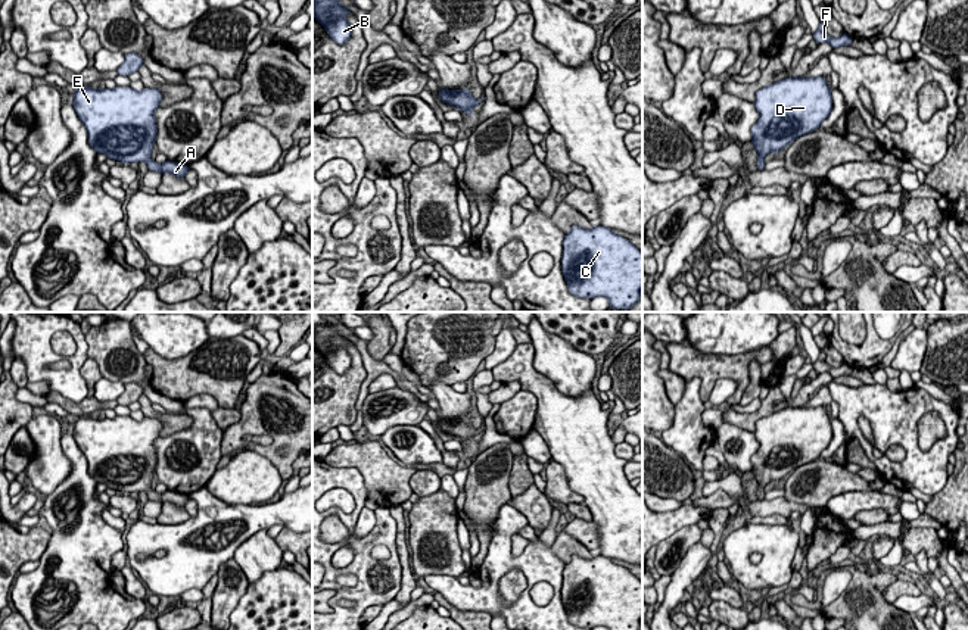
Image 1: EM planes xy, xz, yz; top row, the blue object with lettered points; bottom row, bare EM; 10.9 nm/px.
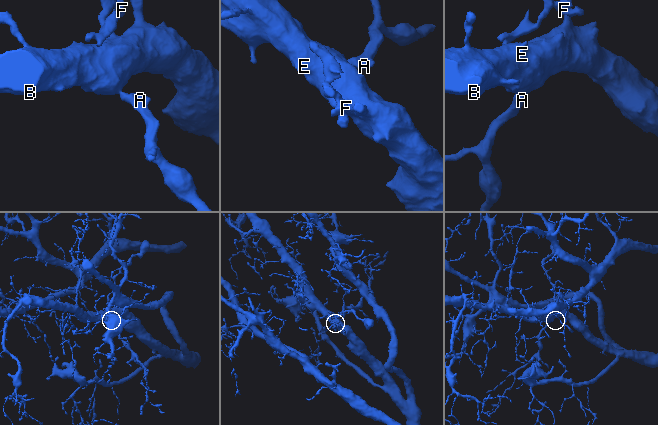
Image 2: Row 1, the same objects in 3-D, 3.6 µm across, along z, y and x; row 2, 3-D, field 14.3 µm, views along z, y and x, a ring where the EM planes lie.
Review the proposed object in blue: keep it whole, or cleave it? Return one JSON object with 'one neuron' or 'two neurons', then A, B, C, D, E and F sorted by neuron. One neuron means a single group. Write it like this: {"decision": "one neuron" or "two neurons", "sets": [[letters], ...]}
{"decision": "one neuron", "sets": [["A", "B", "C", "D", "E", "F"]]}

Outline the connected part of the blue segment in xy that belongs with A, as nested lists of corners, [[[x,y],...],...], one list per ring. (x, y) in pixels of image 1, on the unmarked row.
[[[78,417],[71,434],[96,483],[122,493],[146,492],[149,500],[186,508],[189,495],[171,490],[156,493],[150,489],[158,462],[153,443],[161,428],[162,422],[156,418],[136,421],[131,417]]]

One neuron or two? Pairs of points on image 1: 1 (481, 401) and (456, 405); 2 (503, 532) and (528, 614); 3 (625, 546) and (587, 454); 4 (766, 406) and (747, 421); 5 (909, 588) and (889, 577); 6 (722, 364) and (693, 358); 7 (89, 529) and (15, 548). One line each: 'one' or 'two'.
1: two
2: one
3: one
4: one
5: two
6: one
7: two

